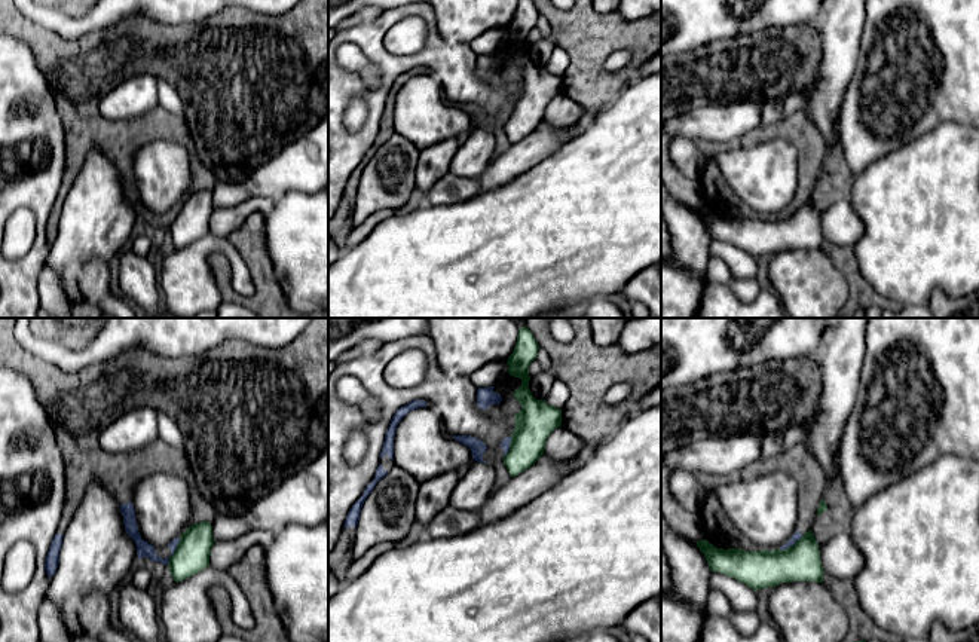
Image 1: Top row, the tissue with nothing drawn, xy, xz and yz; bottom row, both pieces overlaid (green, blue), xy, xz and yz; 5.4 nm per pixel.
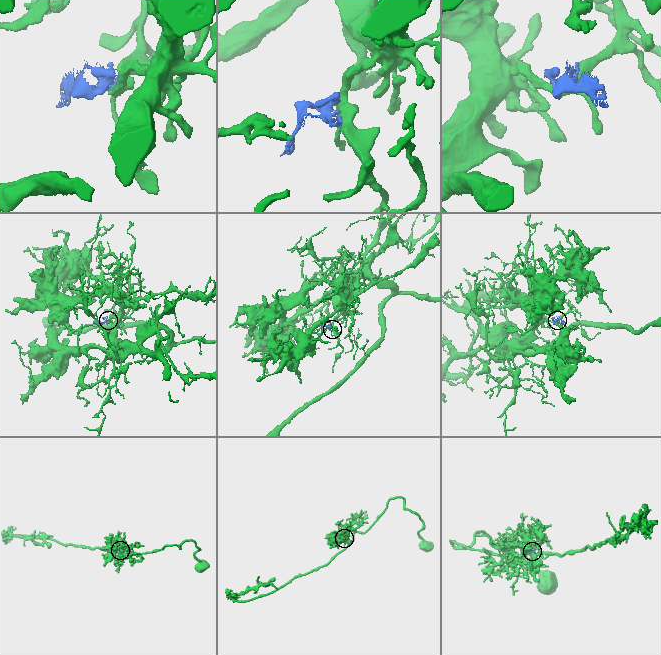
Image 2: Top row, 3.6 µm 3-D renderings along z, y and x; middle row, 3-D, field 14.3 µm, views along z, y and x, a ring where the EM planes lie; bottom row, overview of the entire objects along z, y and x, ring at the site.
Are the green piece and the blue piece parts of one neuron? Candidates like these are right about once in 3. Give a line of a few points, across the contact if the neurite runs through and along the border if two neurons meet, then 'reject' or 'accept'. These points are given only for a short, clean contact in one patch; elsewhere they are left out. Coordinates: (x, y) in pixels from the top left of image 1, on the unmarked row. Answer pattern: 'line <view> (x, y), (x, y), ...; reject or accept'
line xy (180, 205), (167, 231); reject

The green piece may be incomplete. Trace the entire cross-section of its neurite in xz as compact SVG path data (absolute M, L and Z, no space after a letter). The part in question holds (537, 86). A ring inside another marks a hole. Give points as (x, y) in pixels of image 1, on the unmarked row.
M518 0L515 15L507 28L508 40L521 46L521 54L513 59L521 77L514 82L510 117L502 126L511 144L535 132L544 122L550 101L562 94L562 76L536 67L529 56L529 33L536 27L538 16L532 0Z

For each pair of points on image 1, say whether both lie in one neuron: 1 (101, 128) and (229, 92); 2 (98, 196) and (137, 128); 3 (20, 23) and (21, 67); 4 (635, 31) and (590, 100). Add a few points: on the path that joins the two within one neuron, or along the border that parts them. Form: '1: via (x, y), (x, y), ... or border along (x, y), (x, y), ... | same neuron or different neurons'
1: via (132, 130), (195, 127), (198, 124) | same neuron
2: border along (92, 147), (119, 171), (124, 196), (128, 201) | different neurons
3: border along (15, 37), (28, 45), (40, 67) | different neurons
4: via (614, 37), (590, 61), (590, 79) | same neuron

